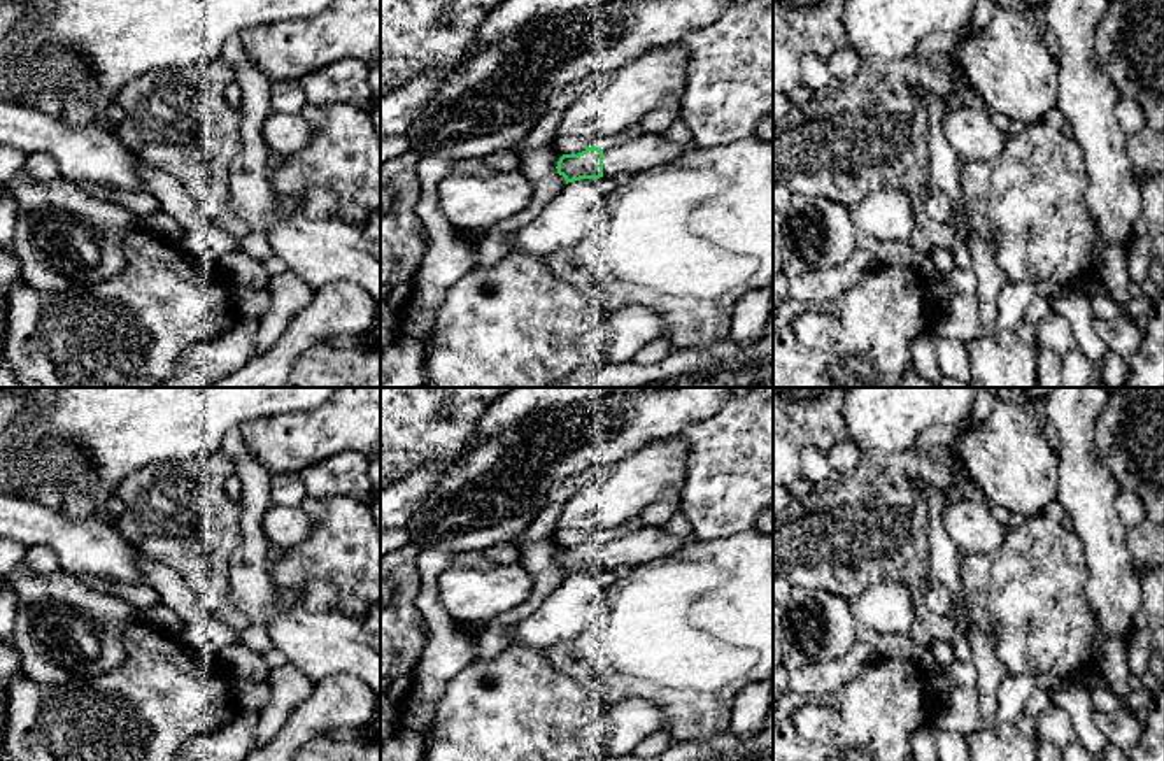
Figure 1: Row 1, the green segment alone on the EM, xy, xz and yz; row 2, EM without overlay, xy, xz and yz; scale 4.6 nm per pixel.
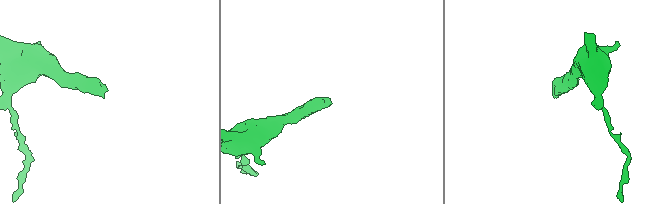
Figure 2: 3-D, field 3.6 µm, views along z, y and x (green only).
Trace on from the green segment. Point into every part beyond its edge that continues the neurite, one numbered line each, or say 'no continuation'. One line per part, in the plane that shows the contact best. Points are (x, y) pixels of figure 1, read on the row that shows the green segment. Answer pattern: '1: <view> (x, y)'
1: xz (645, 151)

